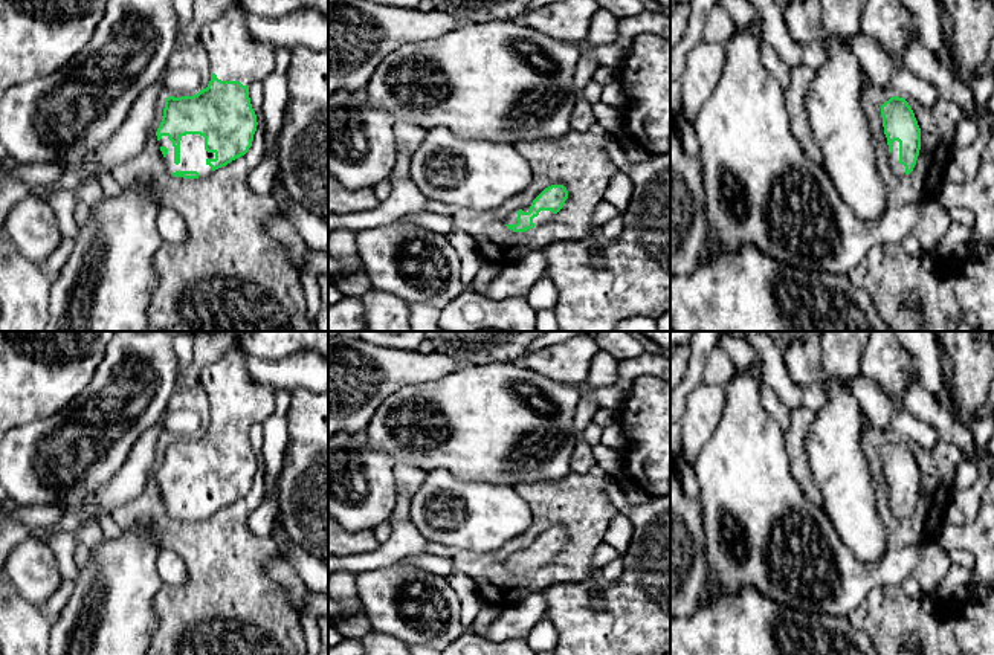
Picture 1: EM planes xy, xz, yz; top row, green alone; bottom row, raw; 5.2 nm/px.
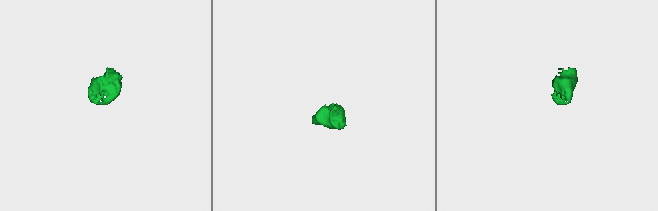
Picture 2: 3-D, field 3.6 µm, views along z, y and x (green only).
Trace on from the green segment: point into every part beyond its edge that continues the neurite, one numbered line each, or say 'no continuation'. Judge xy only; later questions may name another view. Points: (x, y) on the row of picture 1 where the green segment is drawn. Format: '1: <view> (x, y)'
1: xy (193, 156)

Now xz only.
1: xz (544, 217)

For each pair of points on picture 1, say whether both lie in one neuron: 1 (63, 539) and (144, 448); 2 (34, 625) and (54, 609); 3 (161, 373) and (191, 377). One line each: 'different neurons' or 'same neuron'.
1: different neurons
2: different neurons
3: different neurons

